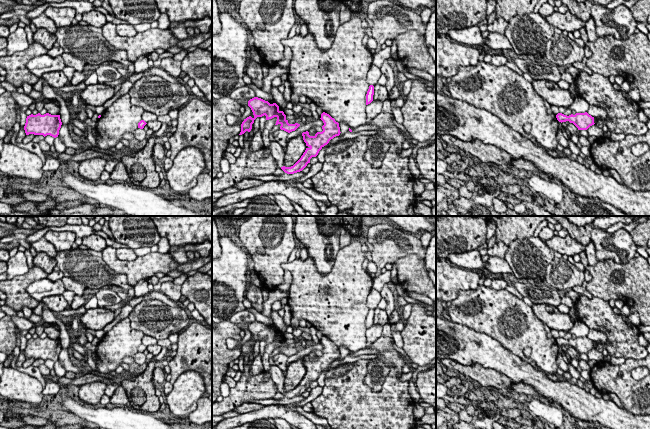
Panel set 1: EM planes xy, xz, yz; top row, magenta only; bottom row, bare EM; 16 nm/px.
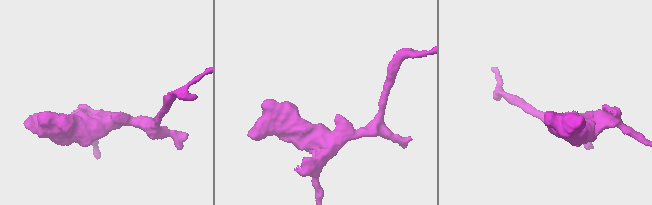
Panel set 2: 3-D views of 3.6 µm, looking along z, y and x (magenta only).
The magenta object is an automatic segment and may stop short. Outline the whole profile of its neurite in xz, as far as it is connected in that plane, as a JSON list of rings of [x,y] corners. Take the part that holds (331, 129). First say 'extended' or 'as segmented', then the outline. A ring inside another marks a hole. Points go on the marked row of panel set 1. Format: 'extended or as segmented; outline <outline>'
extended; outline [[[323,112],[320,118],[324,125],[322,126],[323,131],[317,132],[314,136],[310,136],[309,132],[303,132],[303,140],[306,143],[306,150],[301,158],[291,167],[284,166],[285,150],[276,141],[270,141],[271,155],[277,162],[279,168],[281,168],[287,174],[294,174],[302,171],[312,157],[316,157],[319,151],[329,143],[331,139],[340,135],[339,123],[335,121],[329,114]]]

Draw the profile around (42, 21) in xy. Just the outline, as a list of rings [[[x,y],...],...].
[[[44,13],[37,17],[30,18],[30,21],[36,26],[36,29],[45,28],[50,33],[55,33],[57,30],[54,21],[48,18]]]

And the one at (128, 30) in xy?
[[[118,24],[116,26],[116,32],[119,36],[132,37],[138,32],[135,30],[134,26],[131,24]]]

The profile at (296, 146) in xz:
[[[302,134],[290,139],[285,148],[284,166],[293,166],[301,158],[306,148]]]

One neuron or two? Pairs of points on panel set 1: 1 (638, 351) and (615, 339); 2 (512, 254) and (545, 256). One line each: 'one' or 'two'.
1: one
2: one

